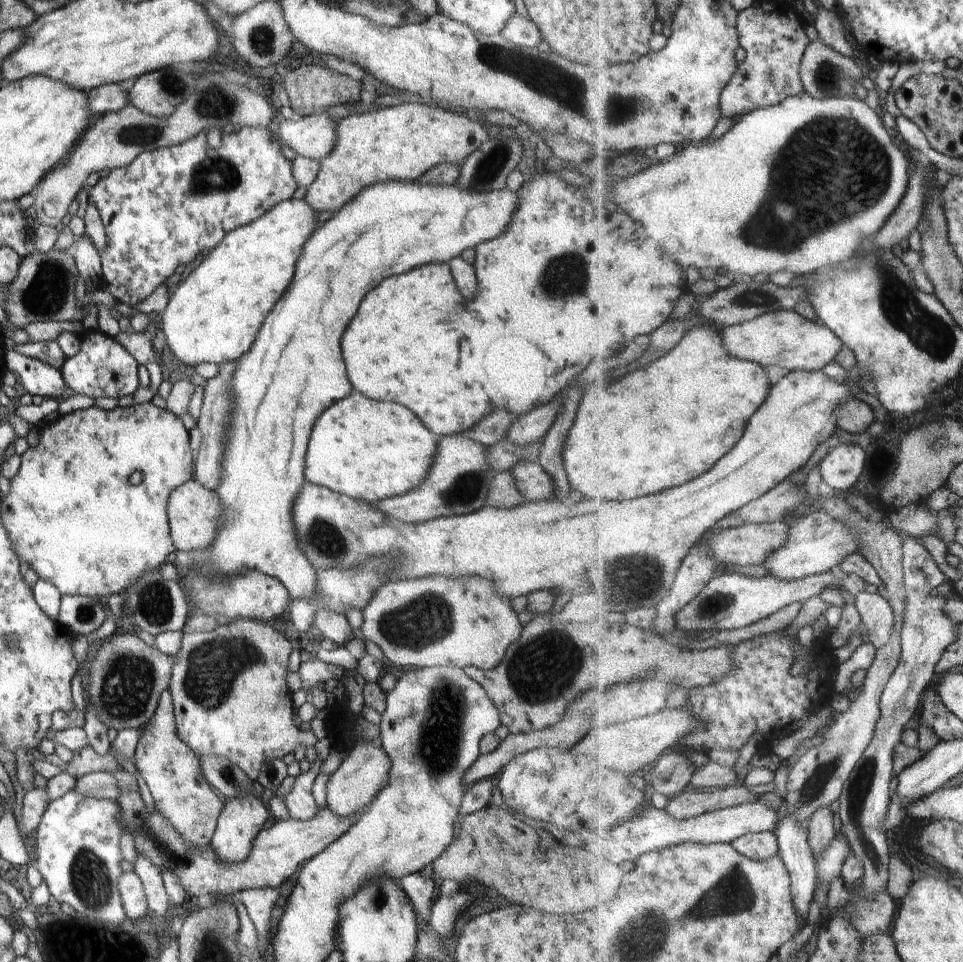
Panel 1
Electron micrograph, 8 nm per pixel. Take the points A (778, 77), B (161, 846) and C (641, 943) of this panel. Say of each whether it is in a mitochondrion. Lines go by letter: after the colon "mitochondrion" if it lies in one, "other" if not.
A: other
B: mitochondrion
C: mitochondrion

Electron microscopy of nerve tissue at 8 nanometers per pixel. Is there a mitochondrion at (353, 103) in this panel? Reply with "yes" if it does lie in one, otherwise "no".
no

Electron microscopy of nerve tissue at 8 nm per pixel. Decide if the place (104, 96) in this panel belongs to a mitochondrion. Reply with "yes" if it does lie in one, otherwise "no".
no

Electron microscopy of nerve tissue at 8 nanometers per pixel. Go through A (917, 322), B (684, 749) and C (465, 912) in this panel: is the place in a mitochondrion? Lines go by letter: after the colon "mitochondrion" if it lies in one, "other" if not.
A: mitochondrion
B: other
C: other

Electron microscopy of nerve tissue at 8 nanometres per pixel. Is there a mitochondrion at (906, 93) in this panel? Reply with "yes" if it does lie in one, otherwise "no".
no

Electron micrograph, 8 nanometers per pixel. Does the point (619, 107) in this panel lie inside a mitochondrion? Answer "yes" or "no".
yes

